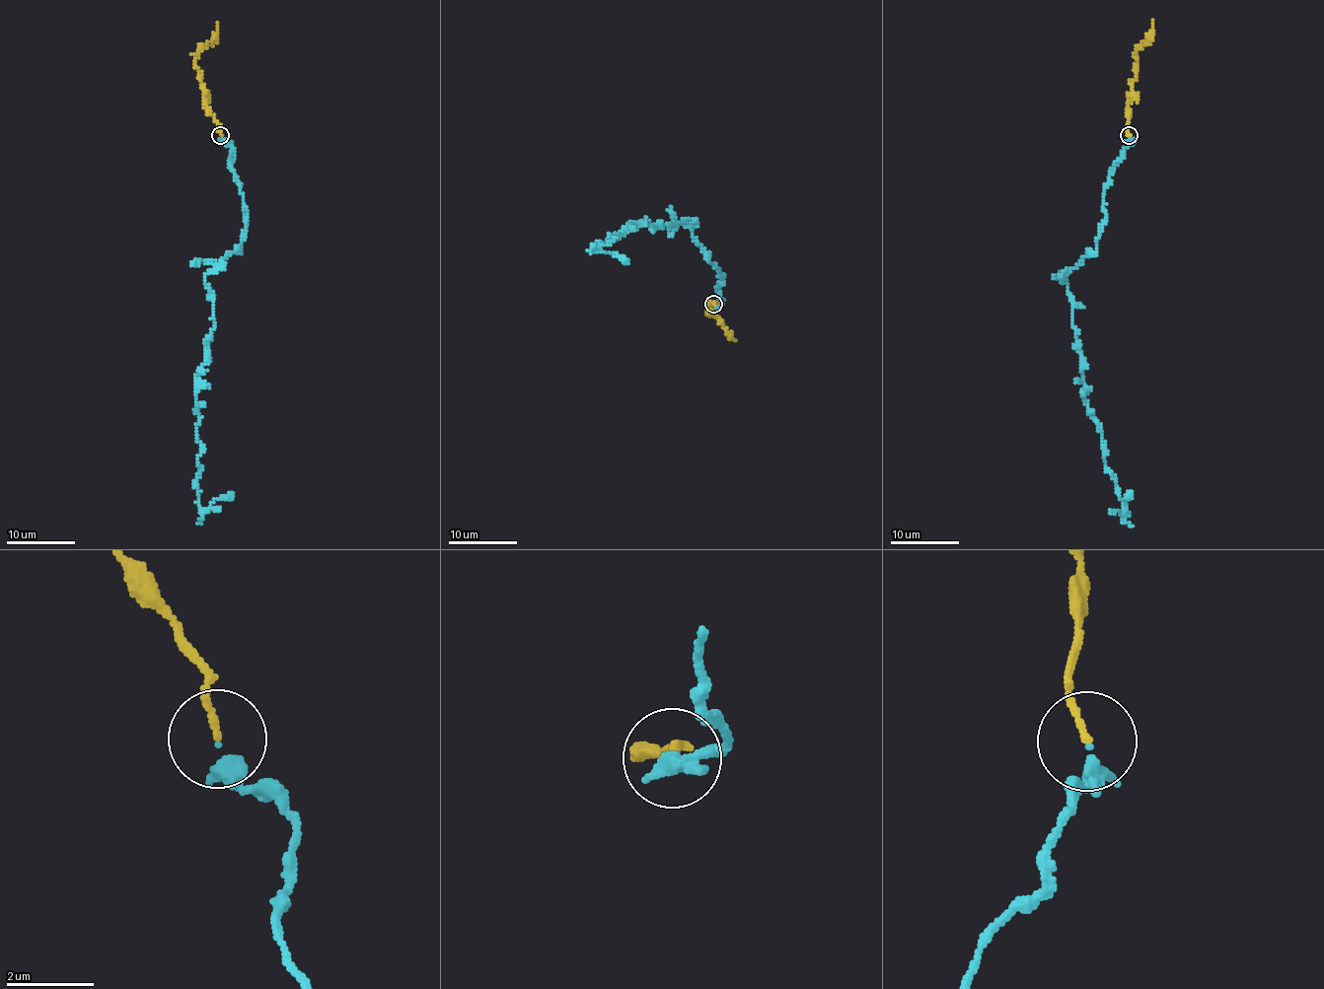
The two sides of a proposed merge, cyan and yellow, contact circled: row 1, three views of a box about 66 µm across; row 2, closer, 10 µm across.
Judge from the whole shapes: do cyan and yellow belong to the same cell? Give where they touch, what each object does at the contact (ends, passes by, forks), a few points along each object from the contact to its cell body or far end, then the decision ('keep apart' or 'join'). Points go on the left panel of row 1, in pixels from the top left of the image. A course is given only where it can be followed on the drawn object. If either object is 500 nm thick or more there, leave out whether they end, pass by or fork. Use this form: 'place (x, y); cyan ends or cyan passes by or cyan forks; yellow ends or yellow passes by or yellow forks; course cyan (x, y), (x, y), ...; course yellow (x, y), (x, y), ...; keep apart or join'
place (220, 135); cyan ends; yellow ends; course cyan (221, 136), (245, 234), (204, 276), (213, 328), (196, 377), (195, 488), (202, 508), (232, 493); course yellow (221, 134), (218, 122), (204, 105), (204, 90), (196, 53), (217, 32), (216, 24); join

